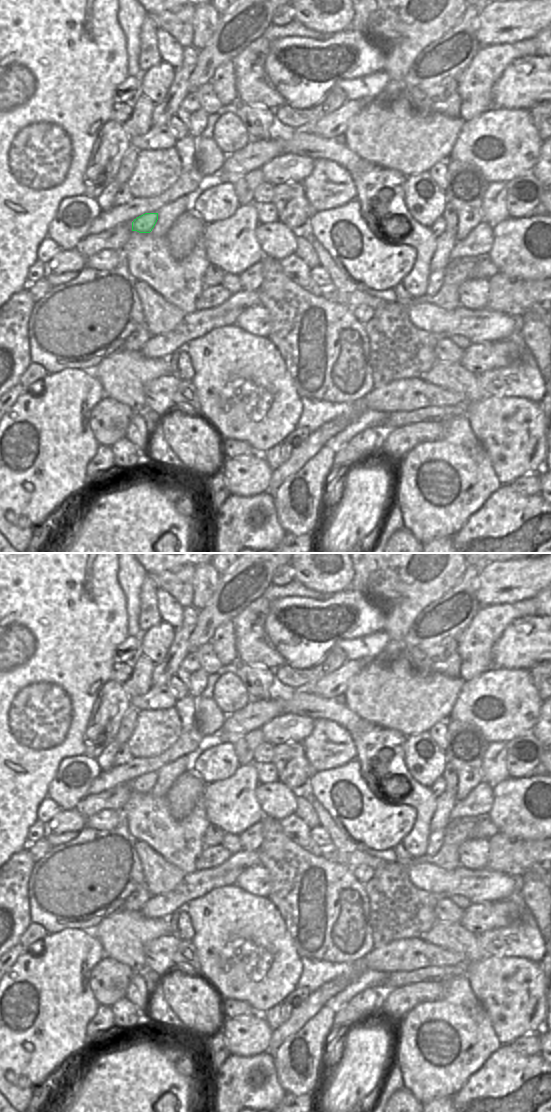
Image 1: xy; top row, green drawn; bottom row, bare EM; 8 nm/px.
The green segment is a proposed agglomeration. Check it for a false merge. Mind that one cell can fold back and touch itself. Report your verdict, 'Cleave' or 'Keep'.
Keep

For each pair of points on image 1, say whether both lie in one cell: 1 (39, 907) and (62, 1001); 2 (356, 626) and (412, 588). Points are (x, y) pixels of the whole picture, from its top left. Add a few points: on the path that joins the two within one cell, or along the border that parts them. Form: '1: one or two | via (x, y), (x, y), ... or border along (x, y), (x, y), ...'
1: two | border along (71, 928), (65, 928), (56, 933), (48, 934)
2: two | border along (363, 594), (381, 608), (384, 630)

